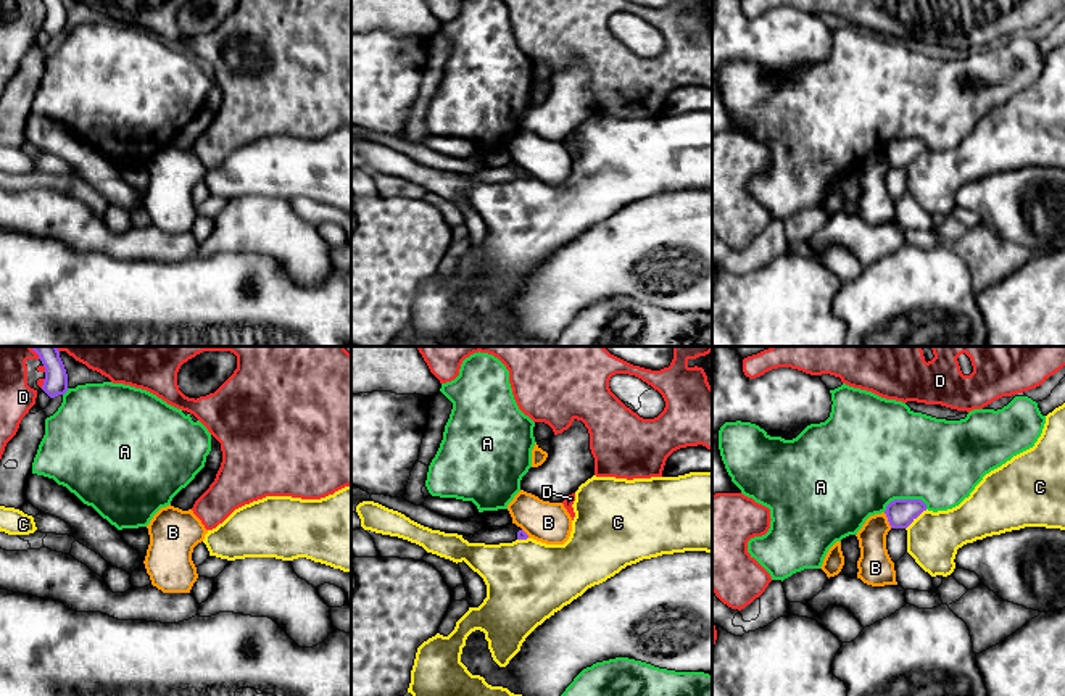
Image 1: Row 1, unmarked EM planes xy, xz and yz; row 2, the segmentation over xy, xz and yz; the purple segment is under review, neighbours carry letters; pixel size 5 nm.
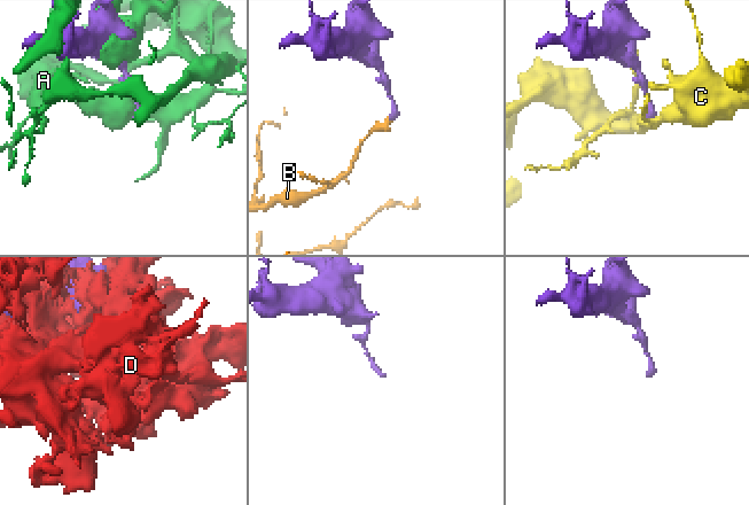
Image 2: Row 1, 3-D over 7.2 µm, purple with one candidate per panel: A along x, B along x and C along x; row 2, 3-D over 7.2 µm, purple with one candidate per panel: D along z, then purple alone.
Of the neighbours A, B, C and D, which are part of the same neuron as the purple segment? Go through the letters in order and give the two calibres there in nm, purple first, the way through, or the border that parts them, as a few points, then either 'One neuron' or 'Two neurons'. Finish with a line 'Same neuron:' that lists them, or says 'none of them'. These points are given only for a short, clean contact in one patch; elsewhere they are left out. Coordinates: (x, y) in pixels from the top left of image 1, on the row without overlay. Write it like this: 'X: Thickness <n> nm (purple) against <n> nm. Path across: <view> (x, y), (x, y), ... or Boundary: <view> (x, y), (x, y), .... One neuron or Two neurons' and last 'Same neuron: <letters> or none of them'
A: Thickness 140 nm (purple) against 480 nm. Two neurons
B: Thickness 140 nm (purple) against 180 nm. Boundary: yz (883, 152), (891, 166). Two neurons
C: Thickness 140 nm (purple) against 260 nm. Boundary: yz (927, 149), (906, 168). Two neurons
D: Thickness 120 nm (purple) against 30 nm. Two neurons
Same neuron: none of them

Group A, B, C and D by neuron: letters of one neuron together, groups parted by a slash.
A / B / C / D

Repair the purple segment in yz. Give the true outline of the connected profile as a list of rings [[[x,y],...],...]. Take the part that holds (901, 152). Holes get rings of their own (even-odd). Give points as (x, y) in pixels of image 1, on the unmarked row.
[[[894,139],[885,153],[891,168],[907,168],[923,150],[926,143],[922,139]]]

